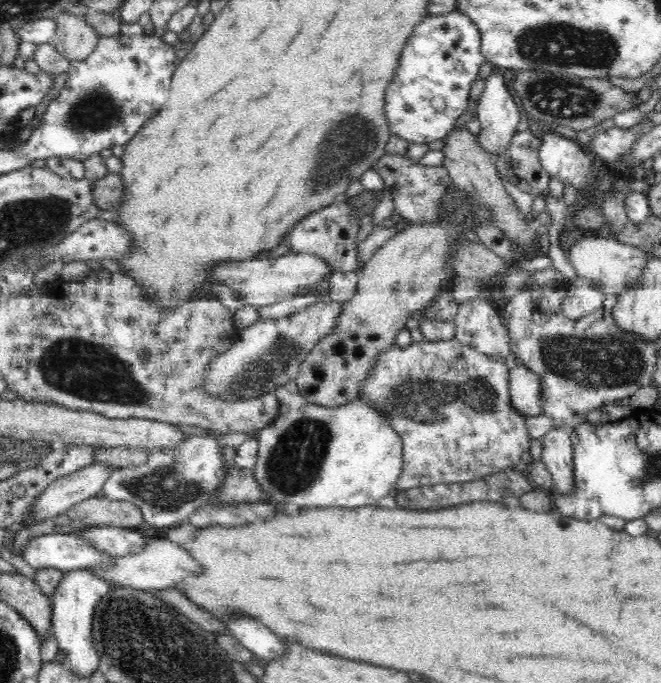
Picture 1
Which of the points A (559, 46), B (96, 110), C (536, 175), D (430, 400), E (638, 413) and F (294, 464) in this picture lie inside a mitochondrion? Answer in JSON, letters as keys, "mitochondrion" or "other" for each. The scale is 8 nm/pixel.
{"A":"mitochondrion","B":"mitochondrion","C":"other","D":"mitochondrion","E":"other","F":"mitochondrion"}

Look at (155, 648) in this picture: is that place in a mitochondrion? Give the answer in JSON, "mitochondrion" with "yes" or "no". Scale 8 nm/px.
{"mitochondrion":"yes"}

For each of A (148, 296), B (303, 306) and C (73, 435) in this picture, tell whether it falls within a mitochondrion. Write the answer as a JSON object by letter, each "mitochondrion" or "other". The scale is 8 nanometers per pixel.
{"A":"other","B":"other","C":"other"}

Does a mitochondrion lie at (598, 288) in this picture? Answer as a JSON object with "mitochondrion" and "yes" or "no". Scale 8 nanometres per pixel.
{"mitochondrion":"no"}

